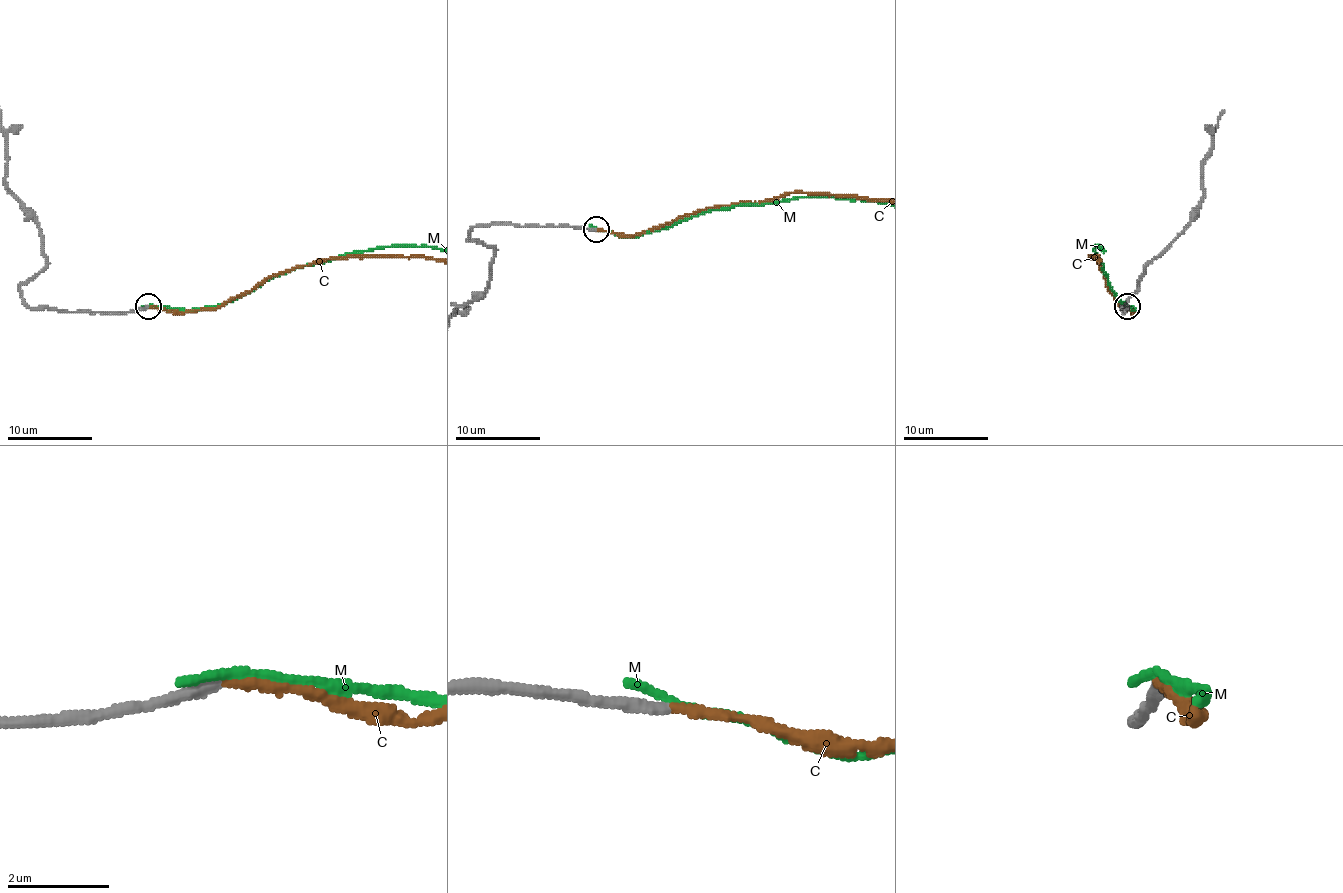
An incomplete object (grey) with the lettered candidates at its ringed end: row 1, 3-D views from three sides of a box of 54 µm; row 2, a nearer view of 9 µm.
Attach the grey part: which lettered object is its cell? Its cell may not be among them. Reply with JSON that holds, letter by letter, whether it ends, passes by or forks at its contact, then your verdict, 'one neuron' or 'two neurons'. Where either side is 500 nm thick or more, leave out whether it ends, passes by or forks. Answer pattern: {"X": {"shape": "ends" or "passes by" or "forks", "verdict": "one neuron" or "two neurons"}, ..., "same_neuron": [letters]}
{"C": {"shape": "ends", "verdict": "one neuron"}, "M": {"shape": "ends", "verdict": "two neurons"}, "same_neuron": ["C"]}

